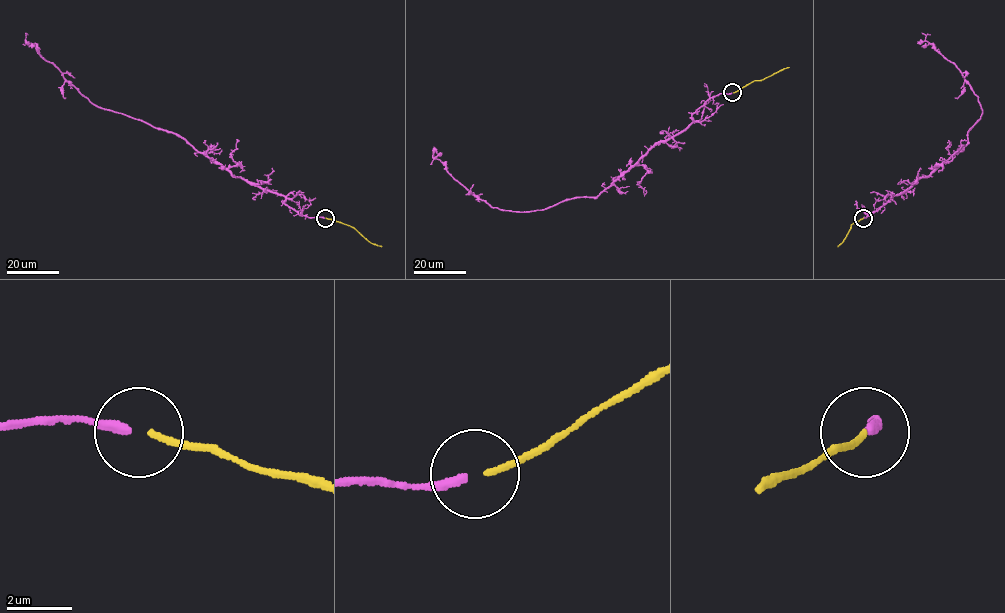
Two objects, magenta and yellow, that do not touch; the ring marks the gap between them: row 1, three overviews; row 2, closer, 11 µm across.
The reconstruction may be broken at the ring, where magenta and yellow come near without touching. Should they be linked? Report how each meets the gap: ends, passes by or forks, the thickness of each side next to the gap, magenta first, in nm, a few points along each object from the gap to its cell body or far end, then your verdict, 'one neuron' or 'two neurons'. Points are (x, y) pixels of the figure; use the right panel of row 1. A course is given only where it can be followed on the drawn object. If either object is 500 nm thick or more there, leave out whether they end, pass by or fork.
magenta ends there; yellow ends there; 280 nm thick on the magenta side, 180 nm on the other; magenta runs (863, 218), (958, 152), (967, 143), (967, 132), (981, 118), (977, 96), (961, 72), (925, 39), (930, 35); yellow runs (863, 218), (851, 225), (837, 247); one neuron

